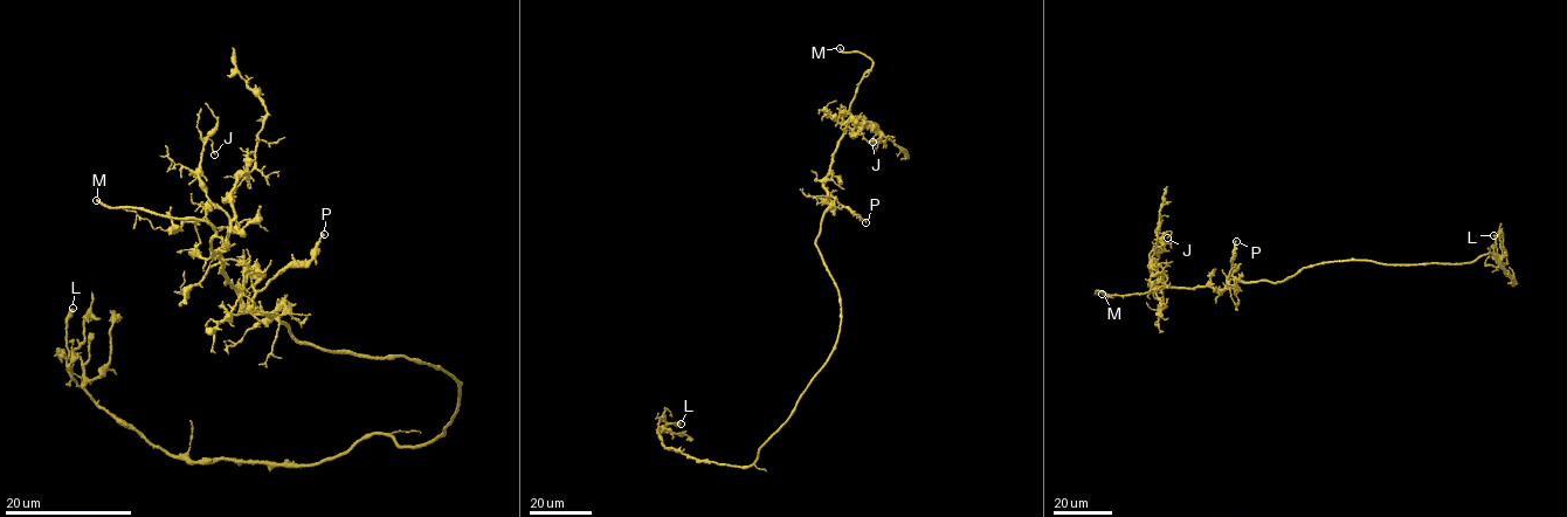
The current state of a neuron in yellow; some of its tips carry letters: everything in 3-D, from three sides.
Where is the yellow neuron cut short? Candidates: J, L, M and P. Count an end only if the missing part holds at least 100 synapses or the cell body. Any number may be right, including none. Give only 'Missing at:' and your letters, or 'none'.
Missing at: M

